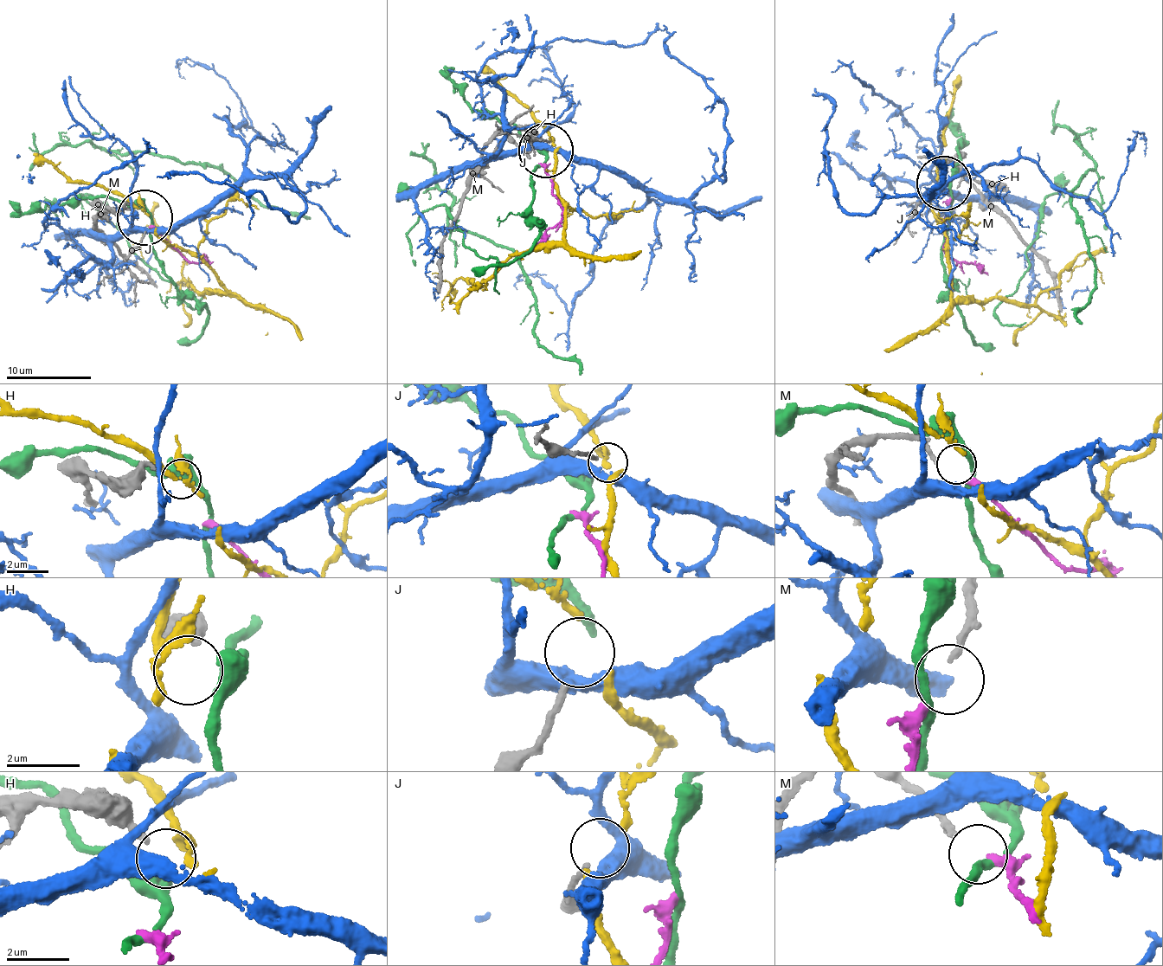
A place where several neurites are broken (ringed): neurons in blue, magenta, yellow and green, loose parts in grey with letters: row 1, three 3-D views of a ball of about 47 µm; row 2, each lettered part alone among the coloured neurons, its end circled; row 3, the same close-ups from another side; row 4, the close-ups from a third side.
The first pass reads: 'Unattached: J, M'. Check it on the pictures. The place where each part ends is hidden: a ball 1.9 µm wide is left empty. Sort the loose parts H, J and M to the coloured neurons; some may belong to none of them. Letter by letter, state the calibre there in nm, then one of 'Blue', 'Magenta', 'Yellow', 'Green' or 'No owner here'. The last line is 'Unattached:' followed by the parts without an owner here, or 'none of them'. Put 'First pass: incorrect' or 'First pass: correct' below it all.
H: Thickness 200 nm. No owner here
J: Thickness 180 nm. No owner here
M: Thickness 170 nm. Magenta
Unattached: H, J
First pass: incorrect

